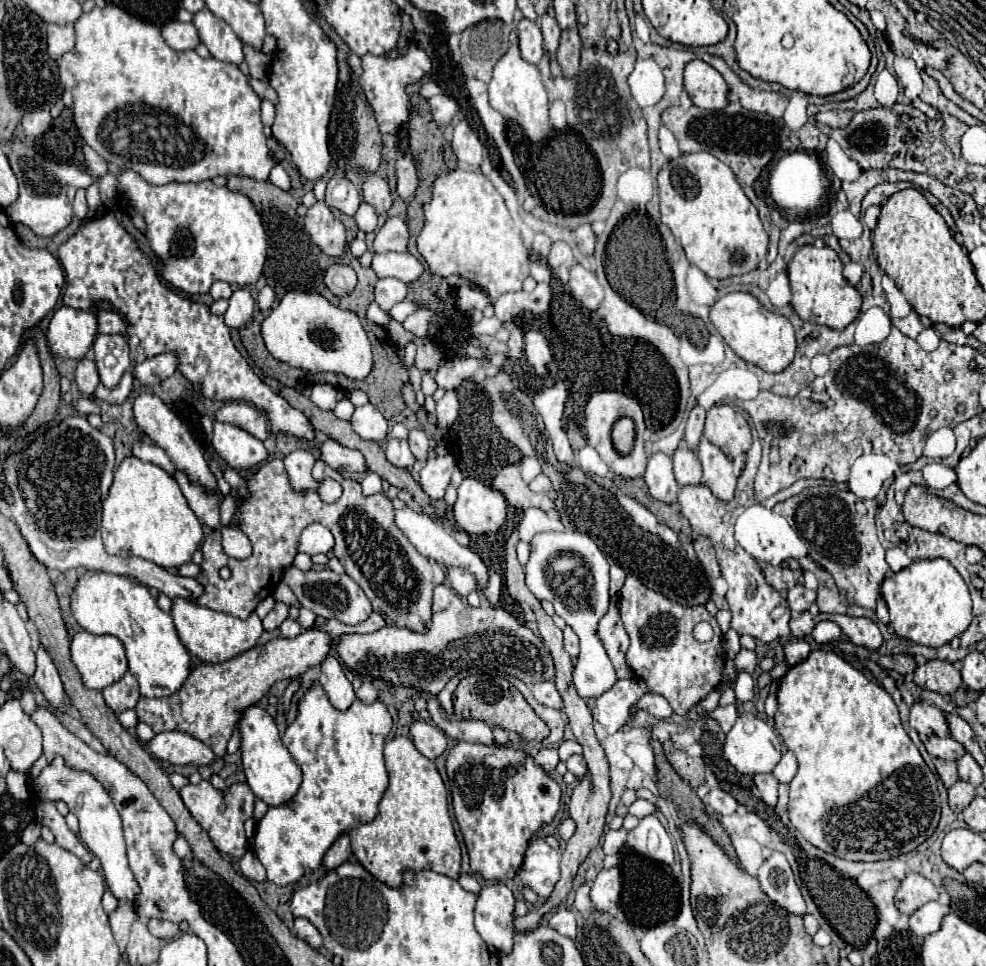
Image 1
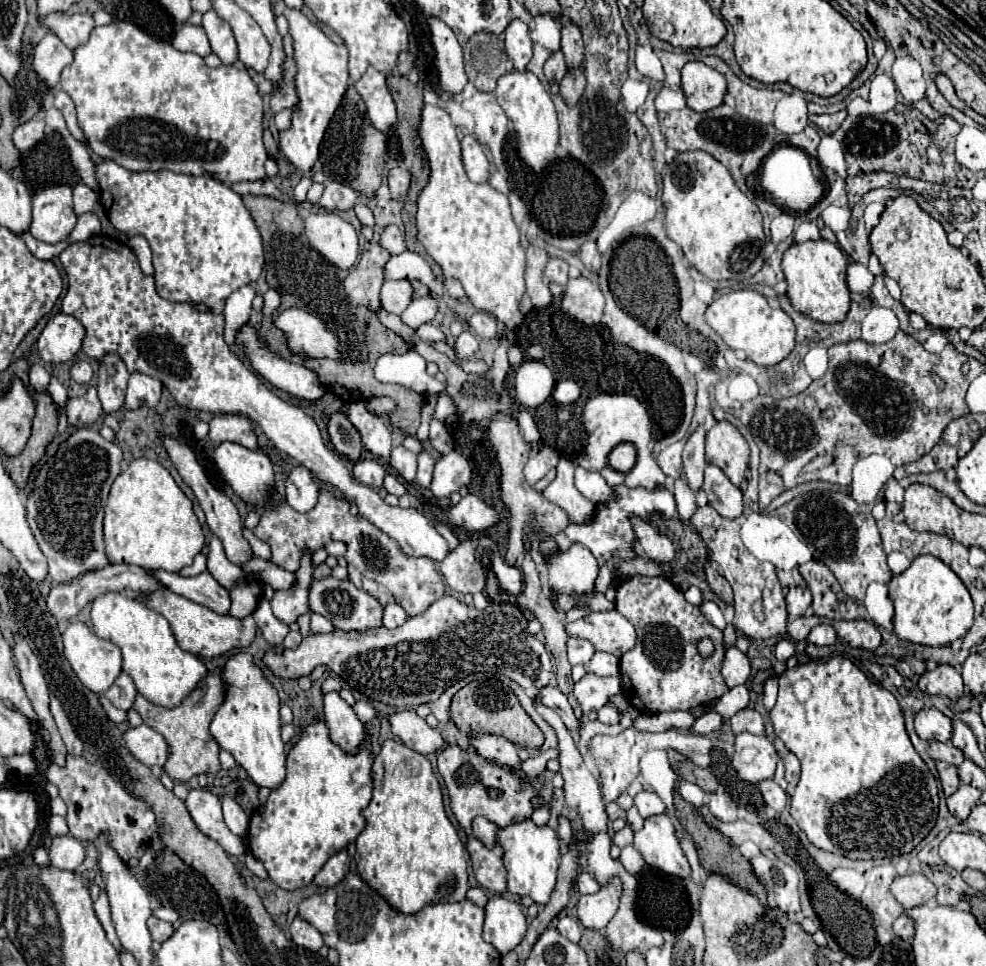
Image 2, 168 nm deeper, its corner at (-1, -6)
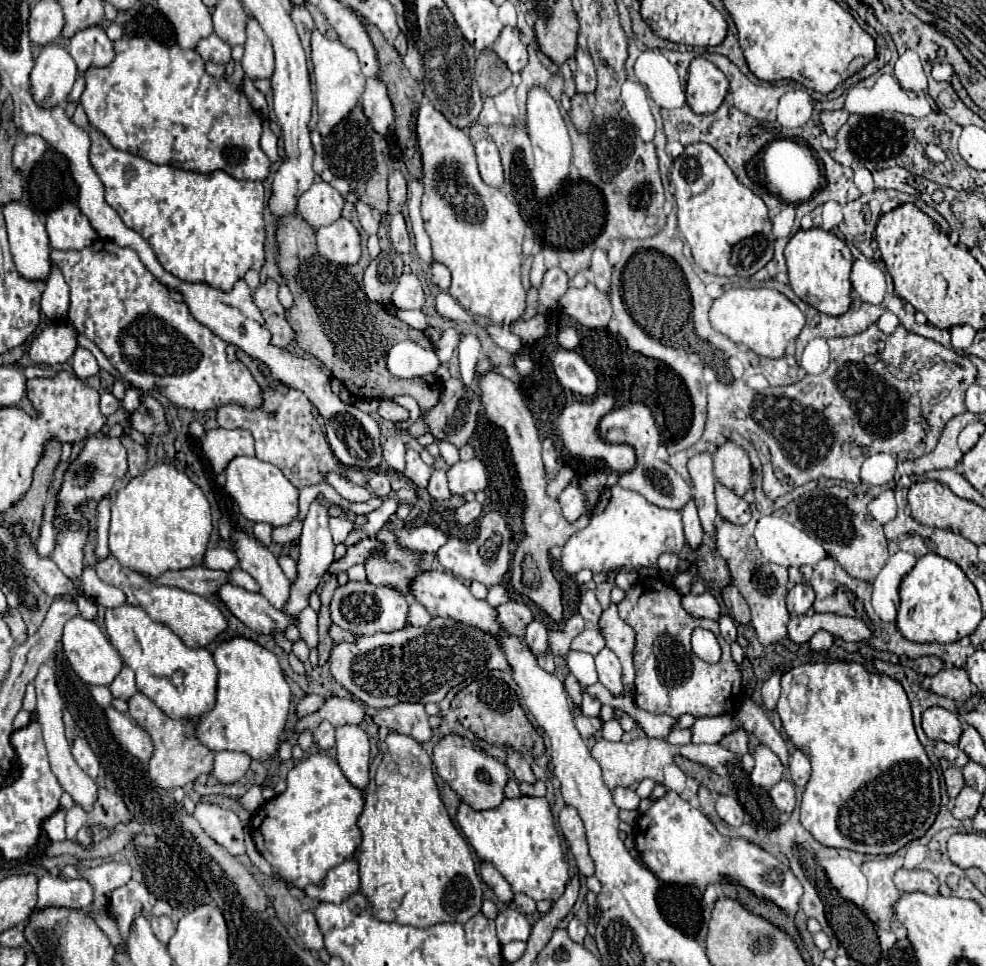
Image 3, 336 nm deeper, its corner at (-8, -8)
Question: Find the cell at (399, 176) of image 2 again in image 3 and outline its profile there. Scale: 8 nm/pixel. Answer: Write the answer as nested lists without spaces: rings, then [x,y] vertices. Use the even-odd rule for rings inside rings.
[[[392,172],[390,180],[388,180],[388,192],[390,192],[390,200],[394,204],[404,204],[406,202],[406,178],[402,172]]]

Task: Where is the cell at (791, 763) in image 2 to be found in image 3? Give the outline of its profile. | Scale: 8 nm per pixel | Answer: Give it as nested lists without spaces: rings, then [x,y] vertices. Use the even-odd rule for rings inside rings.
[[[794,750],[794,754],[790,756],[790,774],[792,774],[794,784],[800,790],[804,790],[804,786],[806,786],[806,782],[810,778],[810,772],[812,772],[812,768],[810,768],[808,756],[804,752],[800,752],[800,750]]]

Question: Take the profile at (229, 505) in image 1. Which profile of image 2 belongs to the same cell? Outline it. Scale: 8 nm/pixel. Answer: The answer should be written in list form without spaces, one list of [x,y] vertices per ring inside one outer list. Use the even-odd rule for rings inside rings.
[[[217,536],[211,538],[209,542],[211,552],[207,556],[207,572],[223,586],[223,588],[231,588],[239,578],[247,578],[247,574],[241,570],[241,566],[229,562],[229,558],[225,556],[225,550],[221,546],[221,540]]]

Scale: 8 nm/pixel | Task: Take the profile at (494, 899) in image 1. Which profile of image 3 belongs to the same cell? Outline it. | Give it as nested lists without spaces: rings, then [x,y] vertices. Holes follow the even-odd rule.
[[[510,906],[510,908],[506,908],[498,914],[496,932],[498,932],[500,944],[508,944],[508,942],[514,942],[514,940],[528,940],[530,924],[520,910]]]

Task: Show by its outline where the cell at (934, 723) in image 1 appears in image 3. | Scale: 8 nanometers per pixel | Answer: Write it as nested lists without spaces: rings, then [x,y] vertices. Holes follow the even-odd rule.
[[[932,706],[922,714],[922,728],[930,740],[942,740],[948,744],[958,744],[962,734],[962,724],[956,714],[942,706]]]

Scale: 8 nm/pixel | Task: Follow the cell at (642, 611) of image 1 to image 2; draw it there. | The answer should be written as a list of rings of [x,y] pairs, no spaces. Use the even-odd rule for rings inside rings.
[[[633,576],[617,586],[615,610],[623,614],[637,630],[637,644],[621,656],[621,676],[627,700],[639,712],[673,712],[695,706],[709,706],[727,692],[721,676],[725,658],[723,634],[709,624],[703,612],[689,604],[683,592],[667,578]],[[711,638],[713,654],[703,658],[697,642]]]

